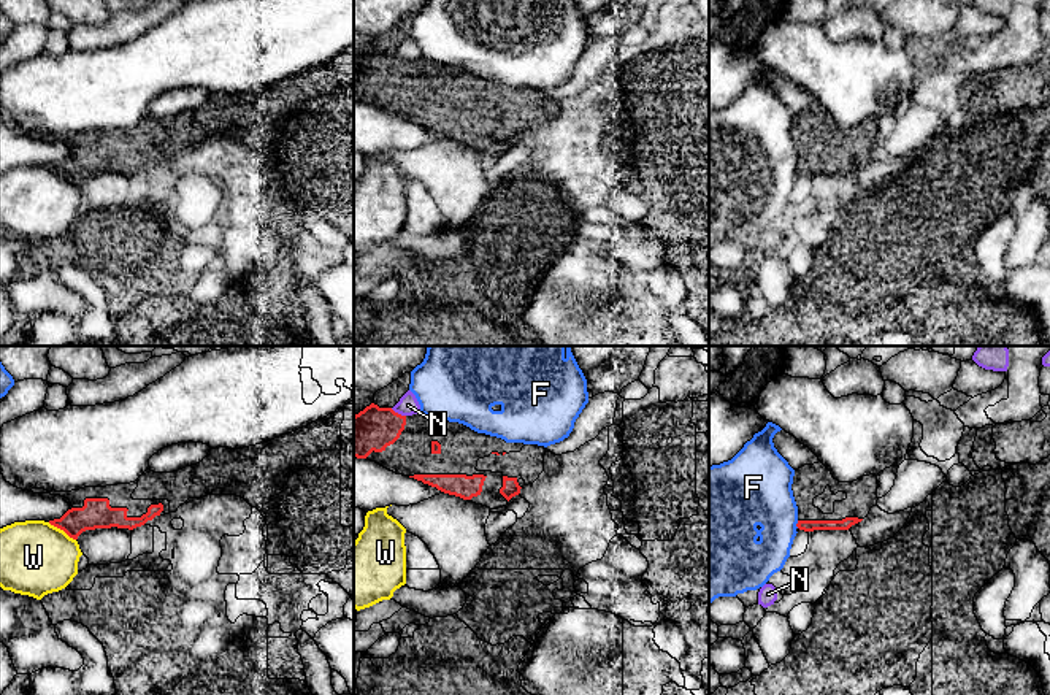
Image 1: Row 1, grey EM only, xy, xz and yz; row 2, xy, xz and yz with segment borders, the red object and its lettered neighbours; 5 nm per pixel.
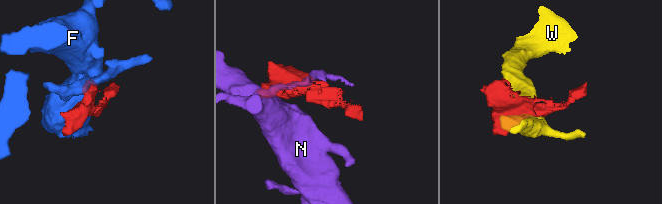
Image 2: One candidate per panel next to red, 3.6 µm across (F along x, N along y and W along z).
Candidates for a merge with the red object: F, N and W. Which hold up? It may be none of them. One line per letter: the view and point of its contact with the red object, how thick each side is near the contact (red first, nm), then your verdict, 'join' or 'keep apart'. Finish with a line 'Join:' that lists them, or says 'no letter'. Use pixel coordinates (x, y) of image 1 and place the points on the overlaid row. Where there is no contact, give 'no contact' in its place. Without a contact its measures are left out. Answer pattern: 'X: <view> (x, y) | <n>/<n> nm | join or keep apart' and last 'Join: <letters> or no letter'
F: yz (797, 524) | 60/340 nm | keep apart
N: xz (397, 413) | 220/110 nm | keep apart
W: xy (62, 529) | 150/360 nm | keep apart
Join: no letter

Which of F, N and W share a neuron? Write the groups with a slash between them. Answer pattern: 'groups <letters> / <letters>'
groups F / N / W

